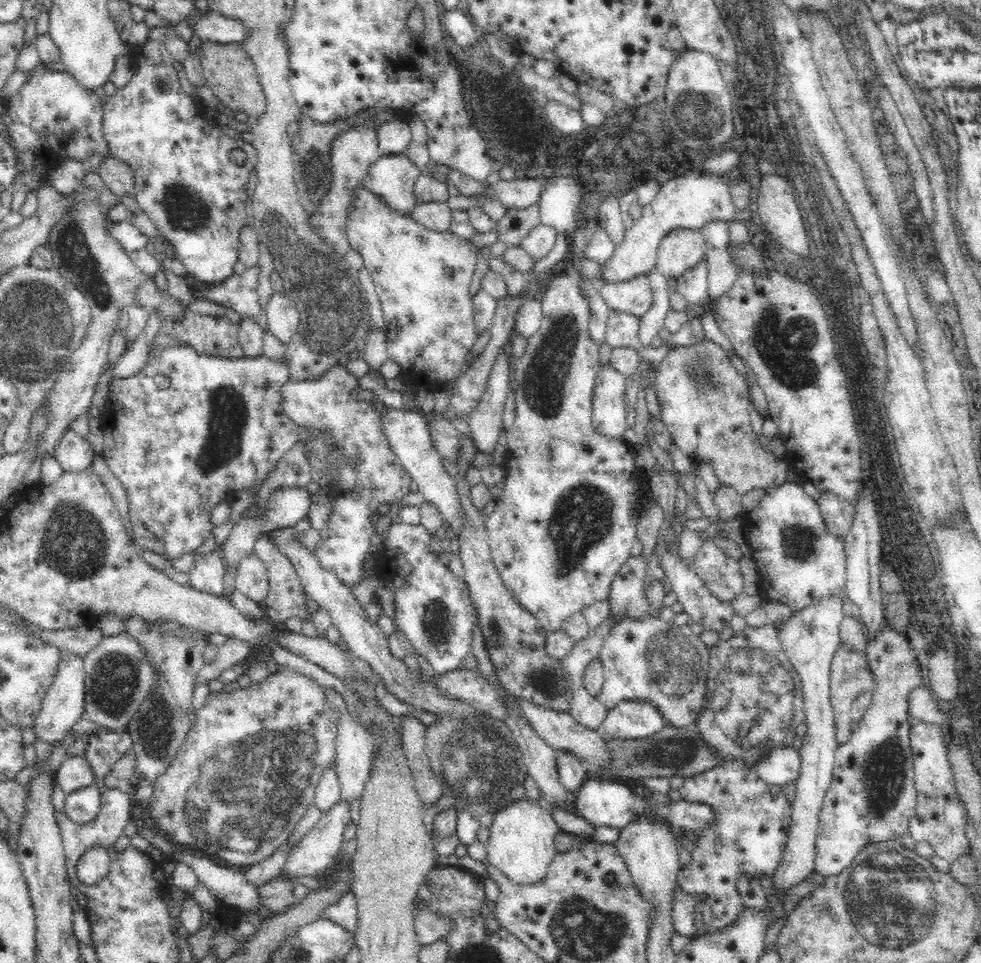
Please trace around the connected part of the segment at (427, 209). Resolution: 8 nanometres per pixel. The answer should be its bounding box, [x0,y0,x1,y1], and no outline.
[409,201,452,232]

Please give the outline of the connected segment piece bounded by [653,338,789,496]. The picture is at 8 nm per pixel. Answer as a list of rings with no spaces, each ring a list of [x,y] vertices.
[[[702,338],[692,344],[680,344],[666,349],[662,360],[655,366],[653,388],[660,405],[660,421],[670,433],[673,446],[693,458],[695,464],[712,466],[716,478],[725,488],[732,488],[740,496],[754,489],[766,490],[769,486],[782,486],[785,483],[785,470],[789,464],[777,460],[772,452],[762,449],[760,440],[751,427],[750,408],[753,407],[745,375],[735,367],[730,353],[720,344]]]

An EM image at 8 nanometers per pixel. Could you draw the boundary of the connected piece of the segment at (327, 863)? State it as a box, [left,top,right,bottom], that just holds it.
[276,802,350,880]

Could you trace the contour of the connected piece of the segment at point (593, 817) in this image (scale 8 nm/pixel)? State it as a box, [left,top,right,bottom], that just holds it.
[573,780,644,829]

